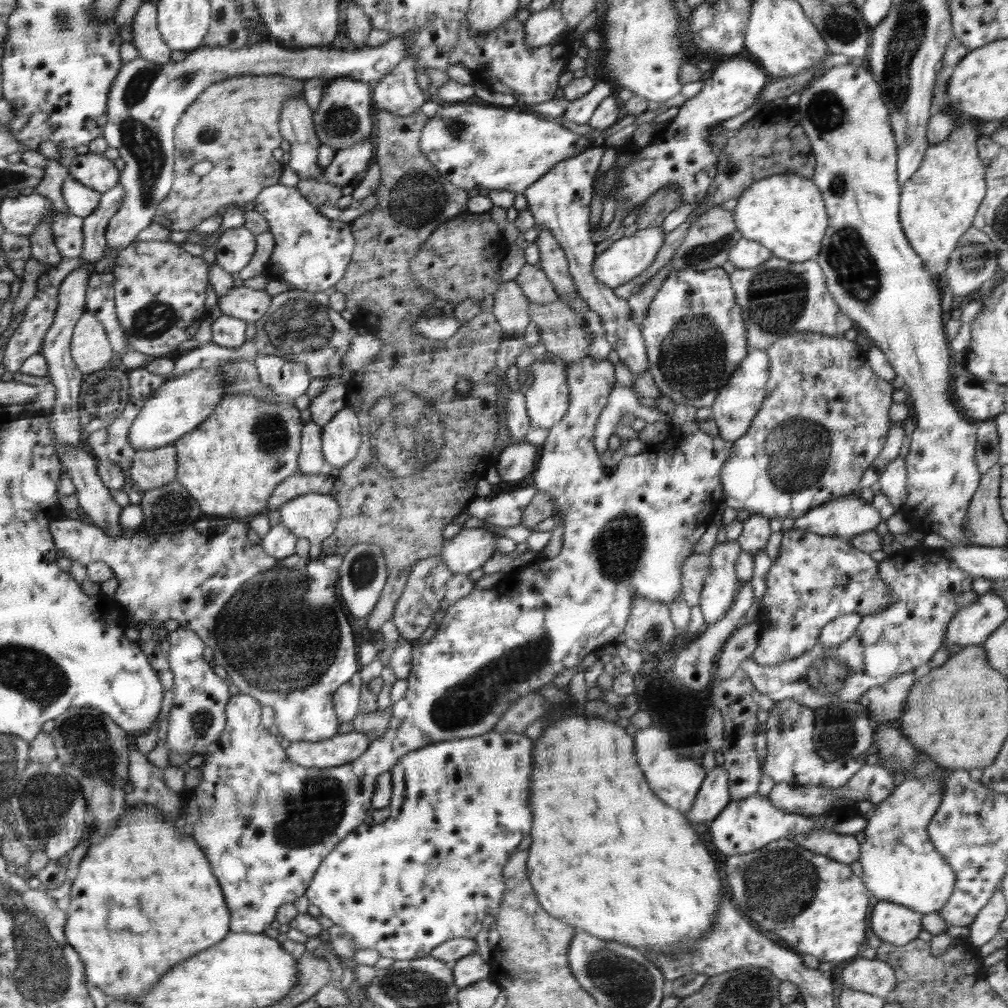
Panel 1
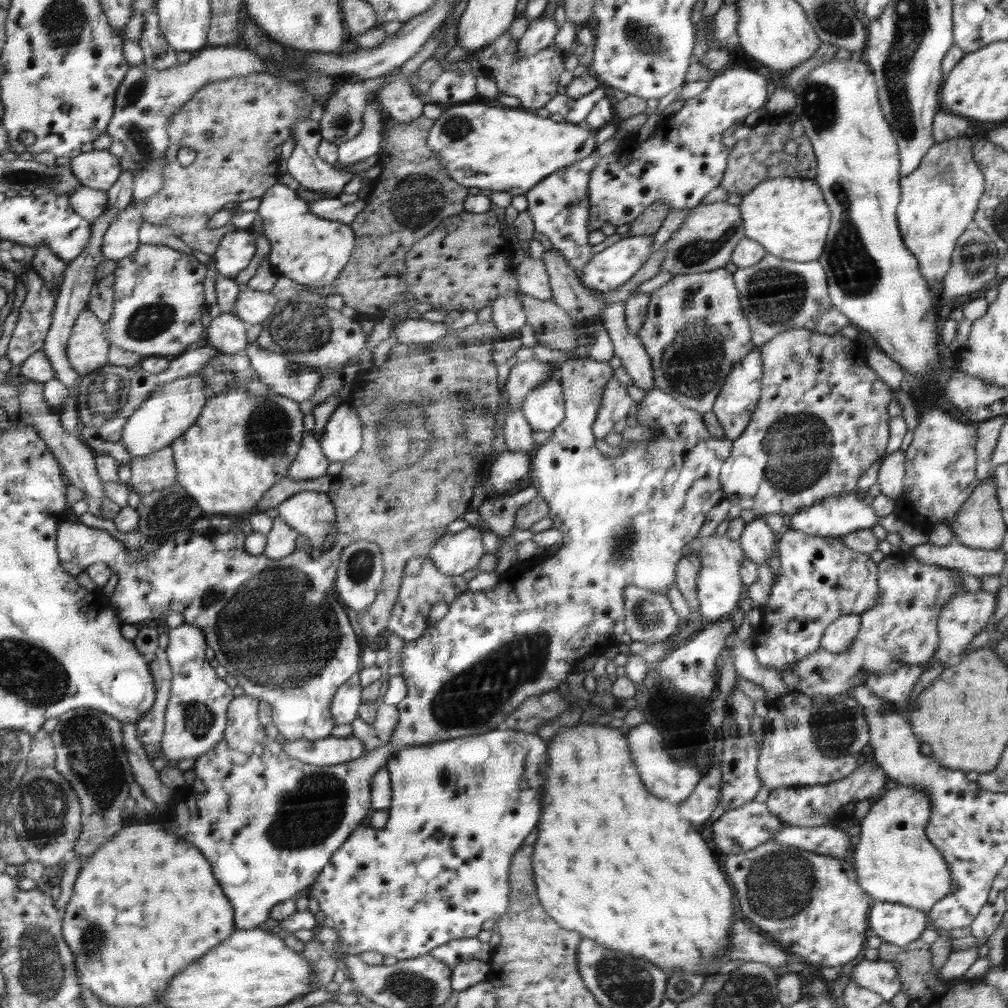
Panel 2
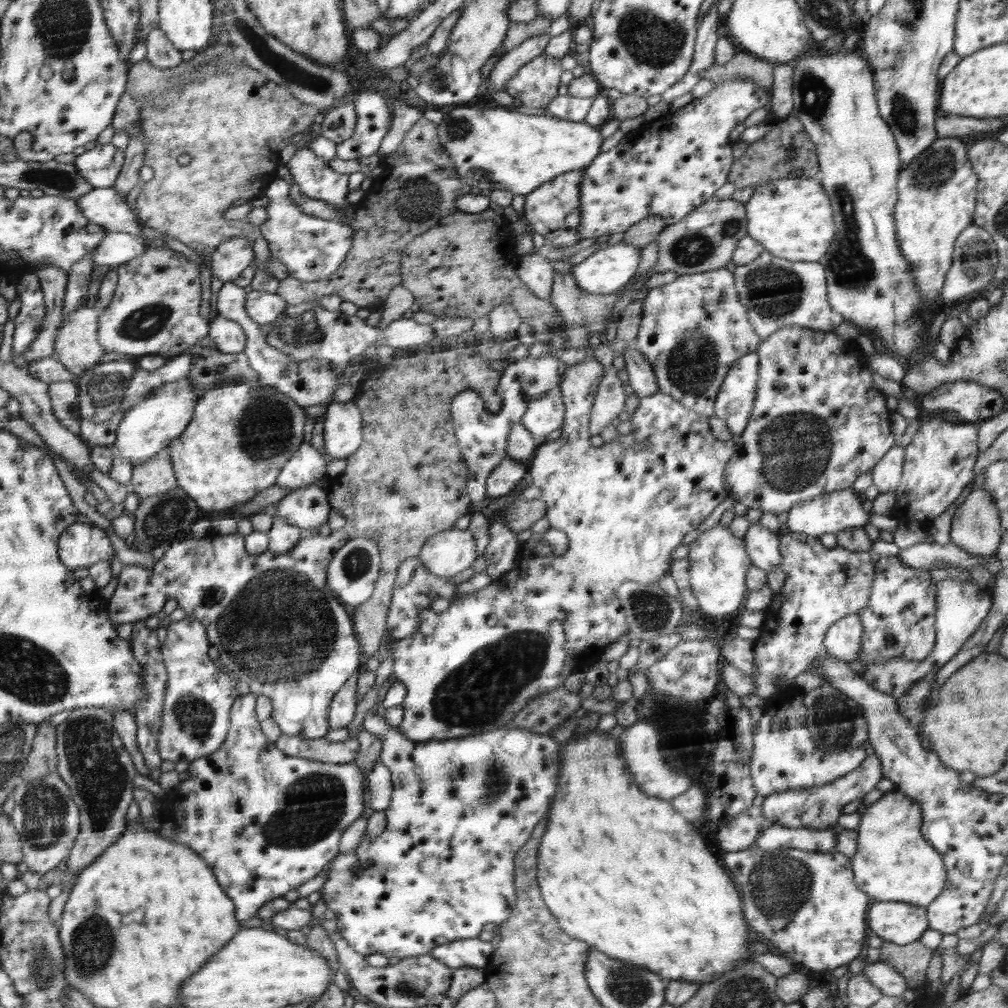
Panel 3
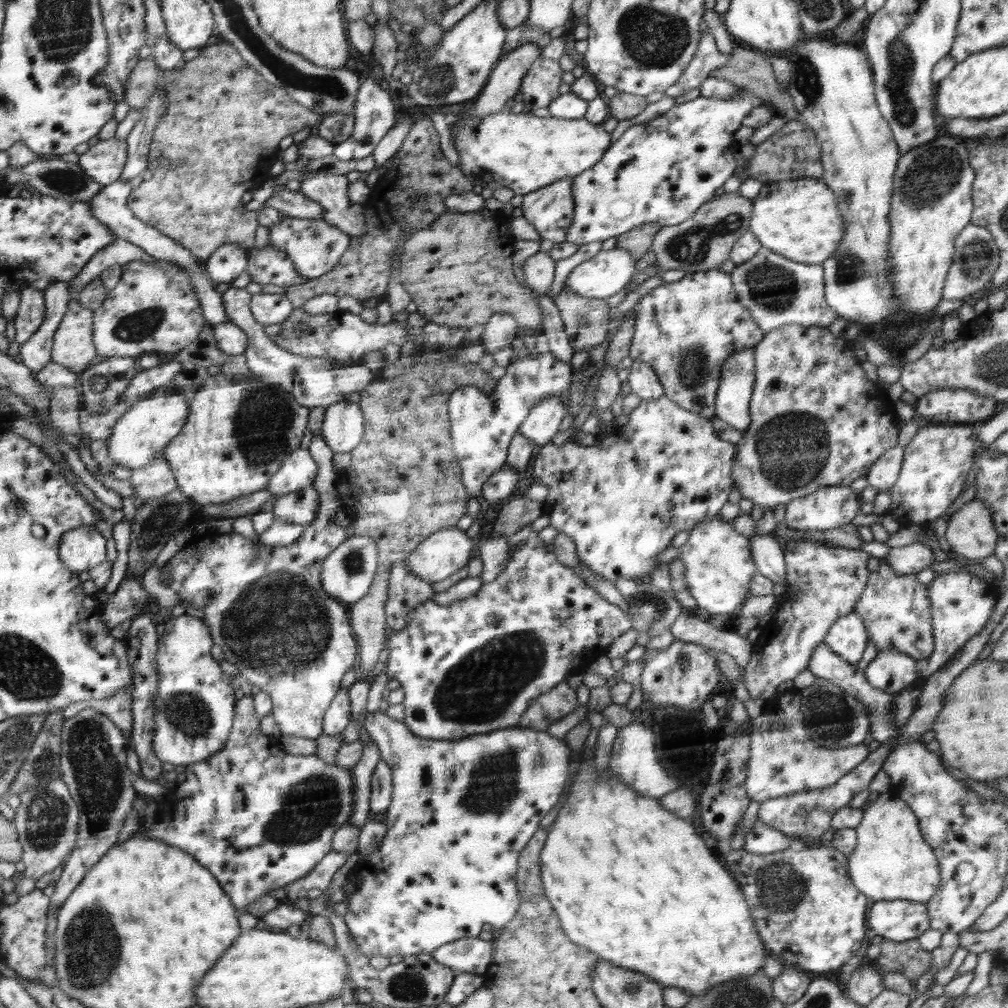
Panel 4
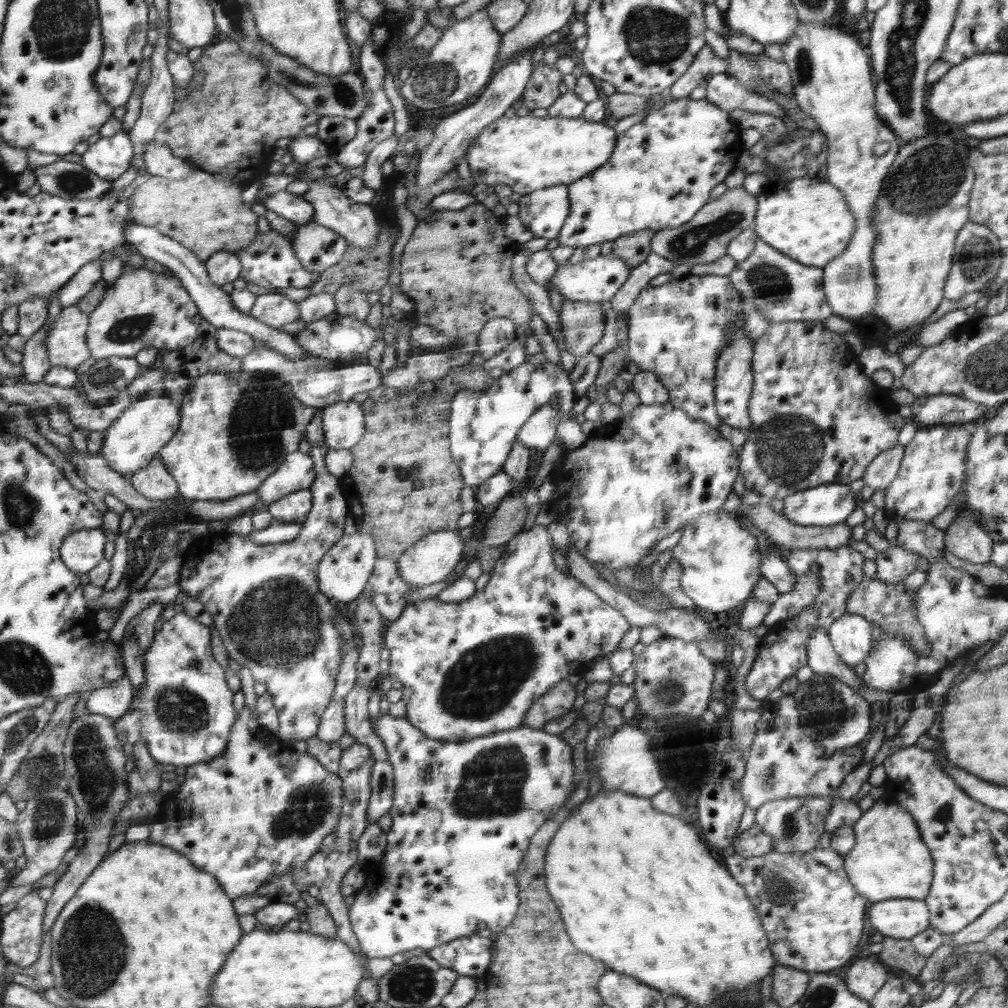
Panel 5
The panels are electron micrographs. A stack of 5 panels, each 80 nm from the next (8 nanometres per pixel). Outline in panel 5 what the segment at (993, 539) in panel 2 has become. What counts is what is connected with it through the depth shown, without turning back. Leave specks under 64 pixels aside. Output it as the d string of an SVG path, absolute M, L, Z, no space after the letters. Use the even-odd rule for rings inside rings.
M962 511L954 518L945 530L945 551L960 561L990 563L994 542L974 517L970 511Z

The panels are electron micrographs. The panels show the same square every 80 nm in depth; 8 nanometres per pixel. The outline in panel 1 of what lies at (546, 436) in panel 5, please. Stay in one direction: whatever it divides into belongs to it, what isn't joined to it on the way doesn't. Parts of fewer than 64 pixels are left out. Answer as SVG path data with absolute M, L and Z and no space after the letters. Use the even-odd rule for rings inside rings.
M548 354L543 360L535 360L528 368L534 376L528 392L525 393L526 412L531 427L553 428L565 418L569 411L569 381L565 361Z

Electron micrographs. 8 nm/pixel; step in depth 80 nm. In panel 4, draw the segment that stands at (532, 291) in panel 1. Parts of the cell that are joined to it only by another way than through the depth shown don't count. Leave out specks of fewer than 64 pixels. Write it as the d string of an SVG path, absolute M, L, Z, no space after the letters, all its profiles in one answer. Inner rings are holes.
M548 246L529 256L522 265L522 272L527 286L537 294L549 294L555 277L555 261L548 253Z

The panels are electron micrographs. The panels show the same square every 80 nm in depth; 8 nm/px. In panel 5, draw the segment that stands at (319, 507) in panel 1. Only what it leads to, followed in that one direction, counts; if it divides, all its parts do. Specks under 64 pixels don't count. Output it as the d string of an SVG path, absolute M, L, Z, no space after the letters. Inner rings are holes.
M302 489L268 504L268 512L279 523L305 523L313 508L313 493Z

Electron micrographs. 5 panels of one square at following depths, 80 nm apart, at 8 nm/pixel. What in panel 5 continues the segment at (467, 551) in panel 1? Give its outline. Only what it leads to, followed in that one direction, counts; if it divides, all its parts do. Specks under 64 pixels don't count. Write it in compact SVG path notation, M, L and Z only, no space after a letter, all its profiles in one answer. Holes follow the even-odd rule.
M439 531L414 543L397 561L406 584L426 586L444 580L462 560L464 539L456 531Z

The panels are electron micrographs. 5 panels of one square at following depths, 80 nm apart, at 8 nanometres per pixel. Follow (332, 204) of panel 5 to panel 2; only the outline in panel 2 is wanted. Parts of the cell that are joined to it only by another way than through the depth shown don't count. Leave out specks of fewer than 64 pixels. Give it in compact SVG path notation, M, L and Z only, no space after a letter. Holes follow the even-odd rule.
M310 117L296 119L291 126L292 136L296 140L295 147L291 151L291 156L287 160L288 173L293 176L302 188L320 192L327 198L336 198L343 193L344 186L350 182L354 176L353 173L336 172L332 164L328 164L324 159L318 156L318 145L323 141L320 134L319 123Z

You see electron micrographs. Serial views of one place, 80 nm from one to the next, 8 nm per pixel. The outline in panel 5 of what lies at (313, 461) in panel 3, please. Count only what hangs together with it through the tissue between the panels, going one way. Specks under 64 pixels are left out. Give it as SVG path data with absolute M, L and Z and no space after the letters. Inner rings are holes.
M294 452L257 488L259 499L268 505L291 492L308 489L316 476L313 467L309 455Z

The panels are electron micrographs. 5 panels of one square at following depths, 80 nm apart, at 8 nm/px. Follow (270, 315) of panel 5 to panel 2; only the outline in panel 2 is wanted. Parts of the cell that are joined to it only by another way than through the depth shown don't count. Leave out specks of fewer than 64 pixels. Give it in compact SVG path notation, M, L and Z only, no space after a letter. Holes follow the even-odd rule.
M248 289L235 298L234 316L245 321L248 326L261 324L276 310L279 299L270 291Z

